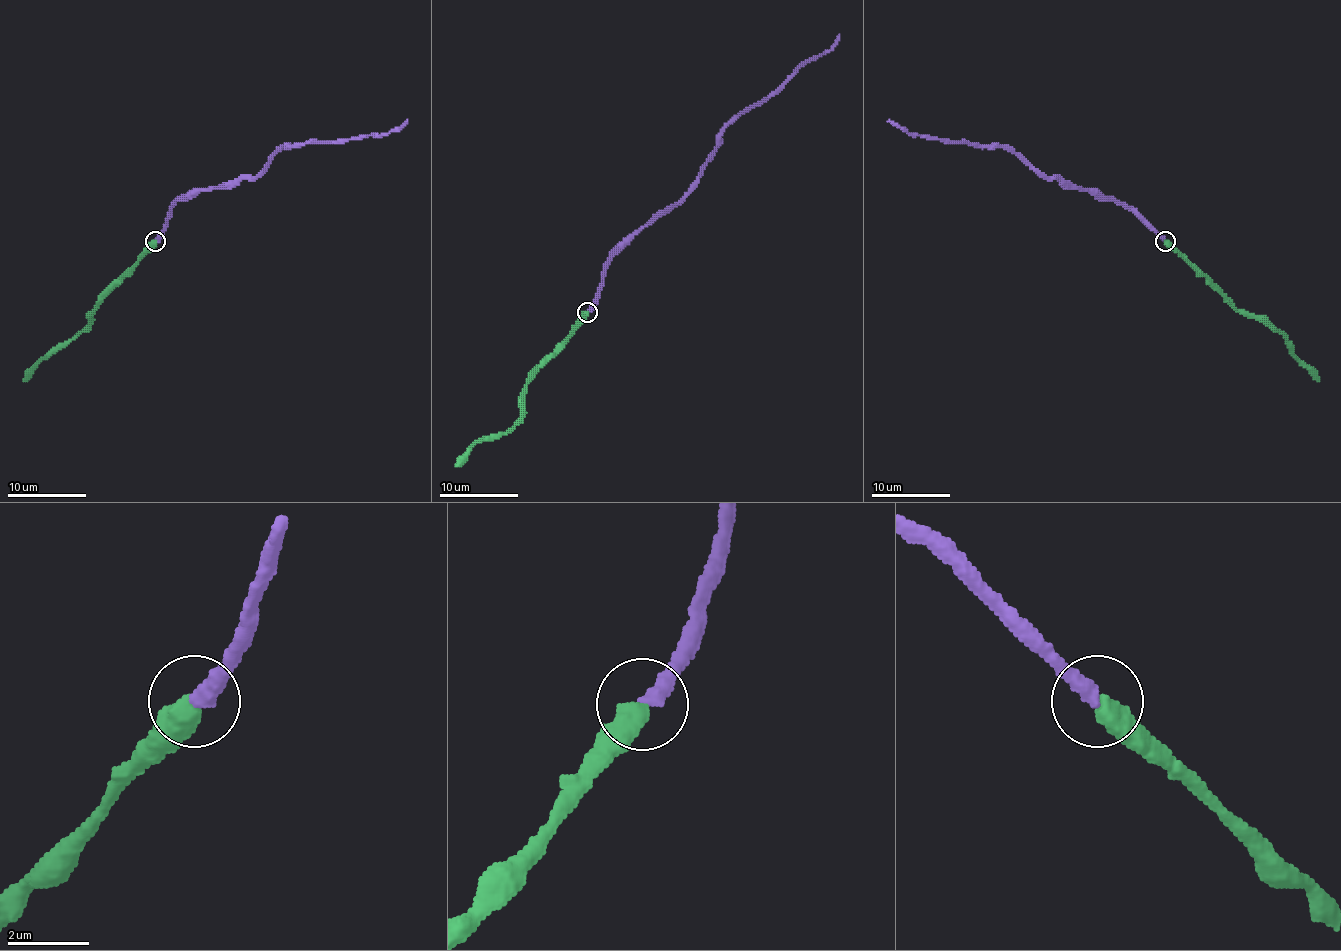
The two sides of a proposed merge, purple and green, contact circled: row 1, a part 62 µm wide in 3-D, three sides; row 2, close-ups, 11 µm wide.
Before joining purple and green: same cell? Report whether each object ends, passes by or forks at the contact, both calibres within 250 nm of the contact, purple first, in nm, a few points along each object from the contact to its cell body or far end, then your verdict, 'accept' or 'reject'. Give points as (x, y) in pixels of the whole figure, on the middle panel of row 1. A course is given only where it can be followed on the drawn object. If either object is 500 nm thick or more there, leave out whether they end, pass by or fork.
400 nm thick on the purple side, 500 nm on the other; purple runs (588, 311), (609, 260), (685, 195), (708, 161), (716, 137), (831, 48), (839, 34); green runs (588, 311), (574, 333), (524, 385), (524, 408), (518, 420), (502, 434), (483, 436), (457, 466); accept

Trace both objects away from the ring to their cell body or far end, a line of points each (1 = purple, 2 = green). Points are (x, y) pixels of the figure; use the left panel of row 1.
1: (156, 240), (177, 201), (253, 179), (282, 147), (385, 135), (407, 121)
2: (156, 240), (92, 309), (86, 325), (51, 351), (25, 381)

